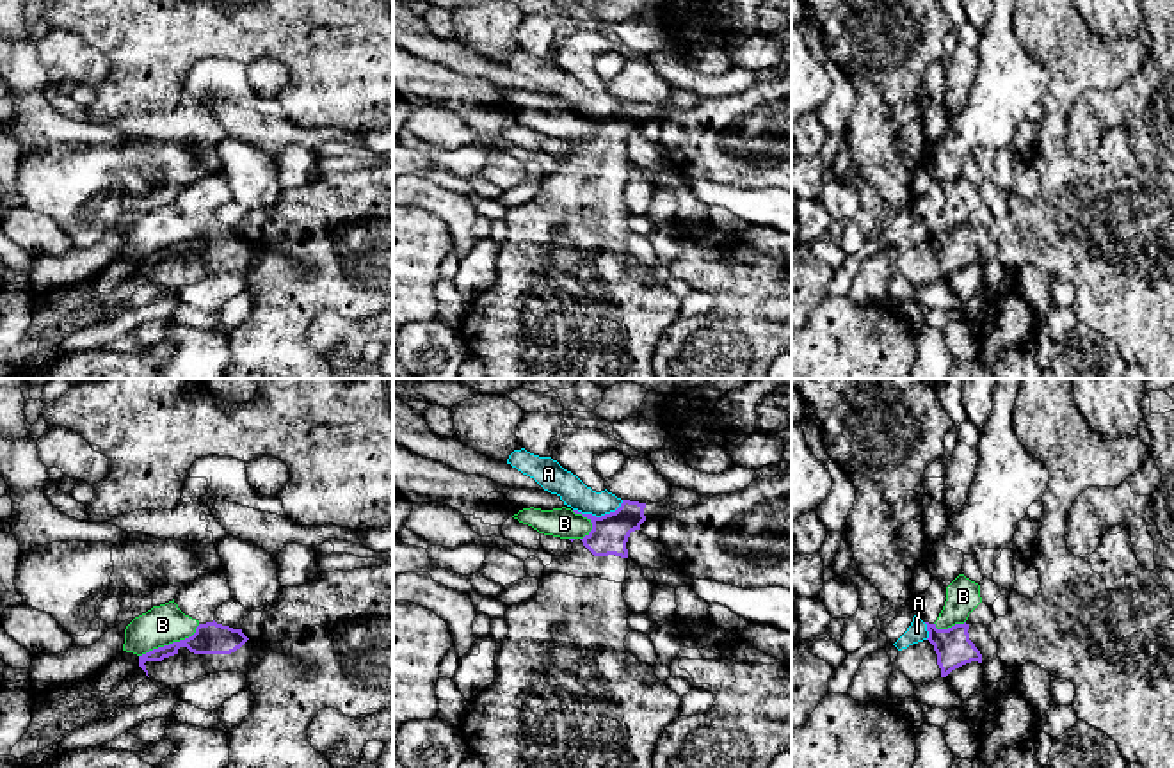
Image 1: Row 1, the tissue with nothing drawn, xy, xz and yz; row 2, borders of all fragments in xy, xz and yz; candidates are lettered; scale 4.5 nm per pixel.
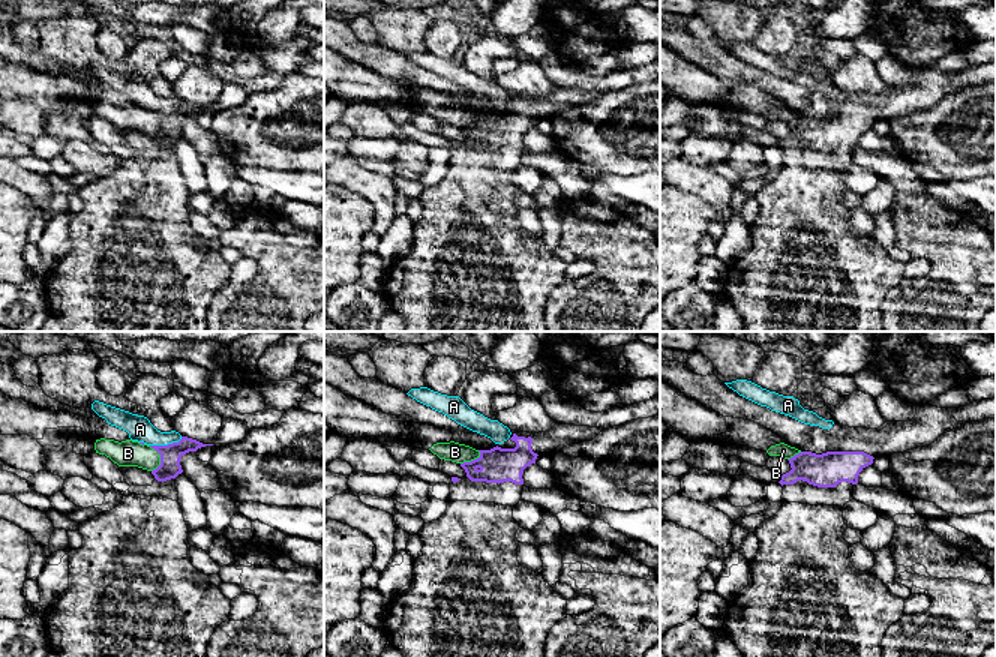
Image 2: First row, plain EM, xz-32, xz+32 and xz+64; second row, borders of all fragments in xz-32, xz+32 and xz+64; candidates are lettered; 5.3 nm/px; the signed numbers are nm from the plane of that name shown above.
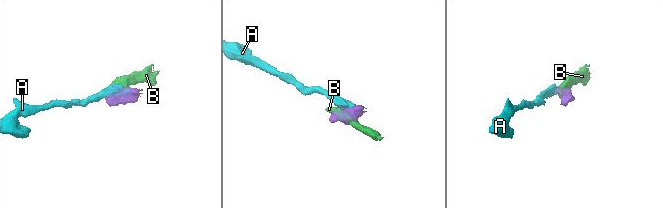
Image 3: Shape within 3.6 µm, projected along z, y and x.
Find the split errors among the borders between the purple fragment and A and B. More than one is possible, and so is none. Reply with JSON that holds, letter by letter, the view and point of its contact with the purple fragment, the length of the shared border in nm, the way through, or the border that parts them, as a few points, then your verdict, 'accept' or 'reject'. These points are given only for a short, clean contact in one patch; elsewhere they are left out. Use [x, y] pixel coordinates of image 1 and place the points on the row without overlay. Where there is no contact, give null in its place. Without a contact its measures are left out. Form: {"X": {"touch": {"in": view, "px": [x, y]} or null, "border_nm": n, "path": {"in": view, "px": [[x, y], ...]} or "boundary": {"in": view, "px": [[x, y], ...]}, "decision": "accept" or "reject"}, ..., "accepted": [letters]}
{"A": {"touch": {"in": "xz", "px": [598, 120]}, "border_nm": 240, "boundary": {"in": "xz", "px": [[623, 102], [614, 112], [600, 118], [573, 112]]}, "decision": "reject"}, "B": {"touch": {"in": "xy", "px": [169, 246]}, "border_nm": 320, "boundary": {"in": "xy", "px": [[200, 226], [191, 237], [153, 249], [139, 258]]}, "decision": "reject"}, "accepted": []}

